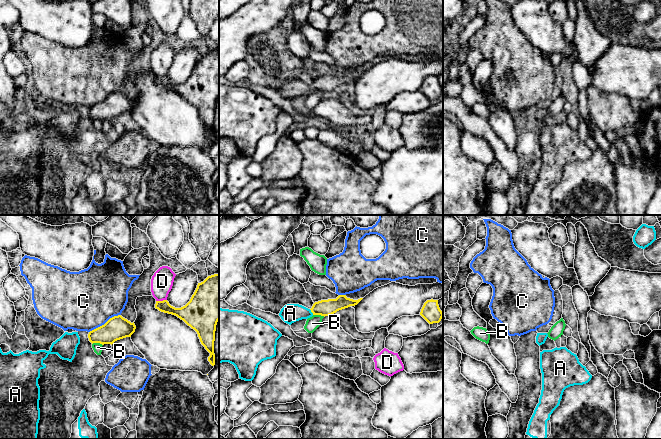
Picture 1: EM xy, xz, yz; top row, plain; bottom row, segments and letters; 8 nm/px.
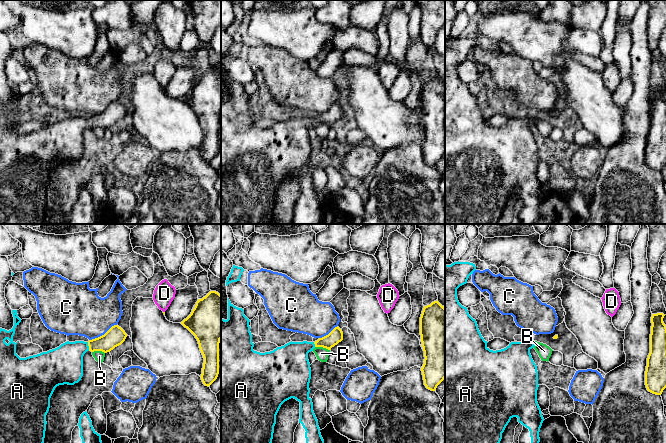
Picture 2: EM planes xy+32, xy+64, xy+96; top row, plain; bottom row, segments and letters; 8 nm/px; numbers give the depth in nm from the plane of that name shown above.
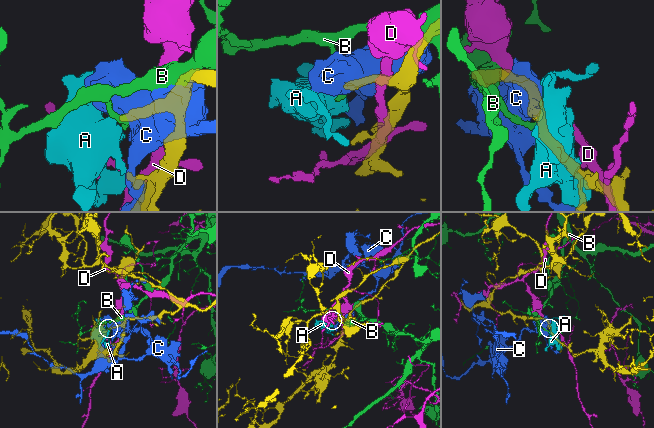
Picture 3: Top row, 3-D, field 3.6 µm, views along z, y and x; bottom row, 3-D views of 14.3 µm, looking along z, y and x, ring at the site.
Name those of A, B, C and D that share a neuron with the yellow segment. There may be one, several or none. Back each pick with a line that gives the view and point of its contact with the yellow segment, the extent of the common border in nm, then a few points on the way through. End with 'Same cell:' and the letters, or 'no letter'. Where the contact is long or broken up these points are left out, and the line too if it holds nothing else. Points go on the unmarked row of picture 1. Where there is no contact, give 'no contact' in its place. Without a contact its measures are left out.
A: meets yellow in xz at (311, 87); contact 60 nm long; runs through xz (328, 83), (311, 87), (290, 89)
Same cell: A

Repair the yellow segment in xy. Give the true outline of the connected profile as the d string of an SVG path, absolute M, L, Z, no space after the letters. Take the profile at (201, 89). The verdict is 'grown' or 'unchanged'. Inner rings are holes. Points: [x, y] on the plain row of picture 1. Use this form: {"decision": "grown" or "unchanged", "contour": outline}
{"decision": "unchanged", "contour": "M219 49L208 52L198 59L190 77L181 84L175 84L167 76L156 77L155 84L172 90L194 105L201 120L210 129L208 137L215 141L214 117L219 97Z"}

